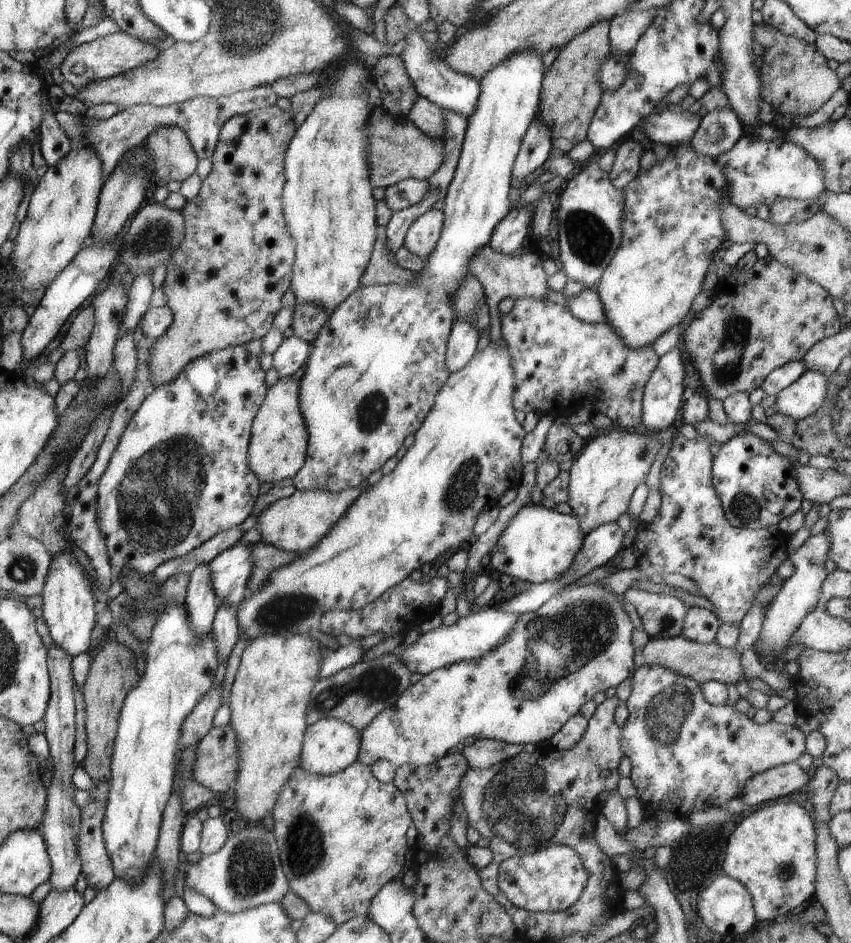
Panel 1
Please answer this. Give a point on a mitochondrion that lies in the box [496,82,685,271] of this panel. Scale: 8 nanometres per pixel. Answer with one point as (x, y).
(590, 240)

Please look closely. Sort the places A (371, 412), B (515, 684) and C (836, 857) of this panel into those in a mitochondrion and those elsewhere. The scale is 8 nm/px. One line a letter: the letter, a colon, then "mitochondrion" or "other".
A: mitochondrion
B: mitochondrion
C: other

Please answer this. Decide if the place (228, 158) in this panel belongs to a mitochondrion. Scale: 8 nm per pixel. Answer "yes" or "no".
no

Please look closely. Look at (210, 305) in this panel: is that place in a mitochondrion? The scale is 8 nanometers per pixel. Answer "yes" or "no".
no

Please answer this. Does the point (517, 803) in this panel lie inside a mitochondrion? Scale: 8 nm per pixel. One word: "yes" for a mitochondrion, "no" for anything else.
yes

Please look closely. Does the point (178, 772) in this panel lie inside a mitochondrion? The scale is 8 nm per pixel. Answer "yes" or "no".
no

